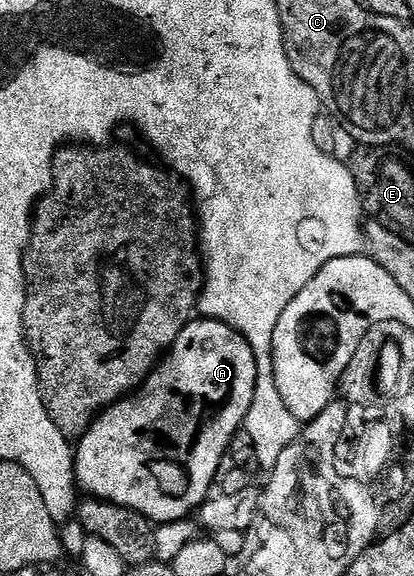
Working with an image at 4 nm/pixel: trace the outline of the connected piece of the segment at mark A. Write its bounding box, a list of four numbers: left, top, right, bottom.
[77,318,257,525]

